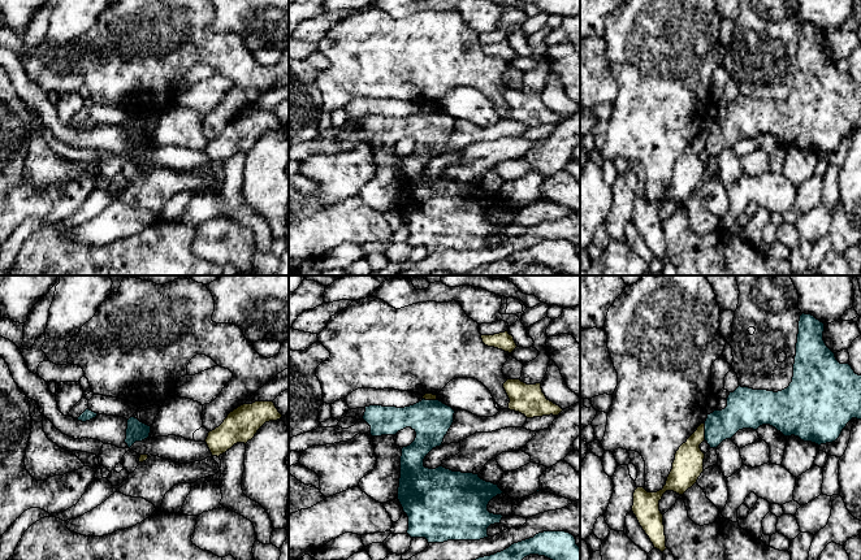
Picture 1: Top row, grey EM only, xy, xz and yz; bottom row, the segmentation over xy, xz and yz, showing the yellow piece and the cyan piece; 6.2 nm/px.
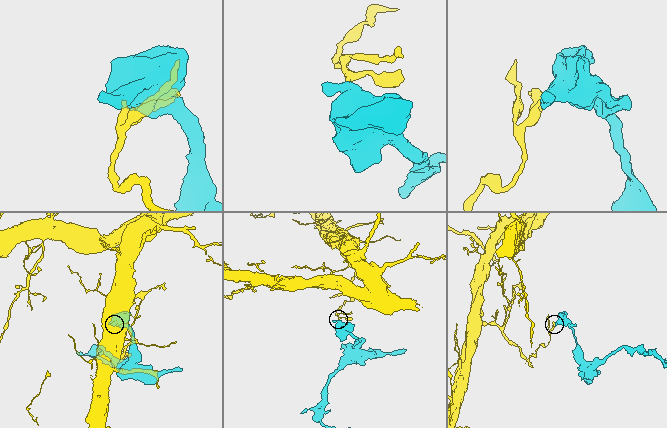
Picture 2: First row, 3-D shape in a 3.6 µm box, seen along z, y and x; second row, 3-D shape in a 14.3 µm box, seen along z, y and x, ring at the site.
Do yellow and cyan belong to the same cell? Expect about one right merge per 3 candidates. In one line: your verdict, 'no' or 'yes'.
no

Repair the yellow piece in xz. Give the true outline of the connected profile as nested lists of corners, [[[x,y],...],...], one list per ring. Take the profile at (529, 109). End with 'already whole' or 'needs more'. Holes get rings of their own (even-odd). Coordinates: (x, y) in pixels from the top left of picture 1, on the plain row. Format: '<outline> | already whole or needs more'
[[[507,88],[503,97],[510,108],[509,118],[519,121],[527,127],[558,125],[563,120],[546,108],[541,92],[527,94],[520,88]]] | already whole

